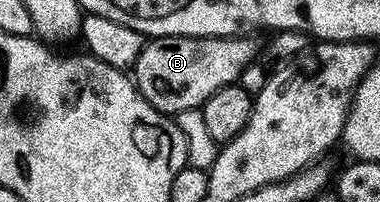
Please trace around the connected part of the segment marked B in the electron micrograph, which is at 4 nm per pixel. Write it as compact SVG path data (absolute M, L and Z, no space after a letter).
M247 36L230 38L151 38L144 41L143 50L133 67L133 81L140 96L155 110L168 116L178 116L186 110L199 110L223 86L238 83L240 74L256 57L255 46Z

